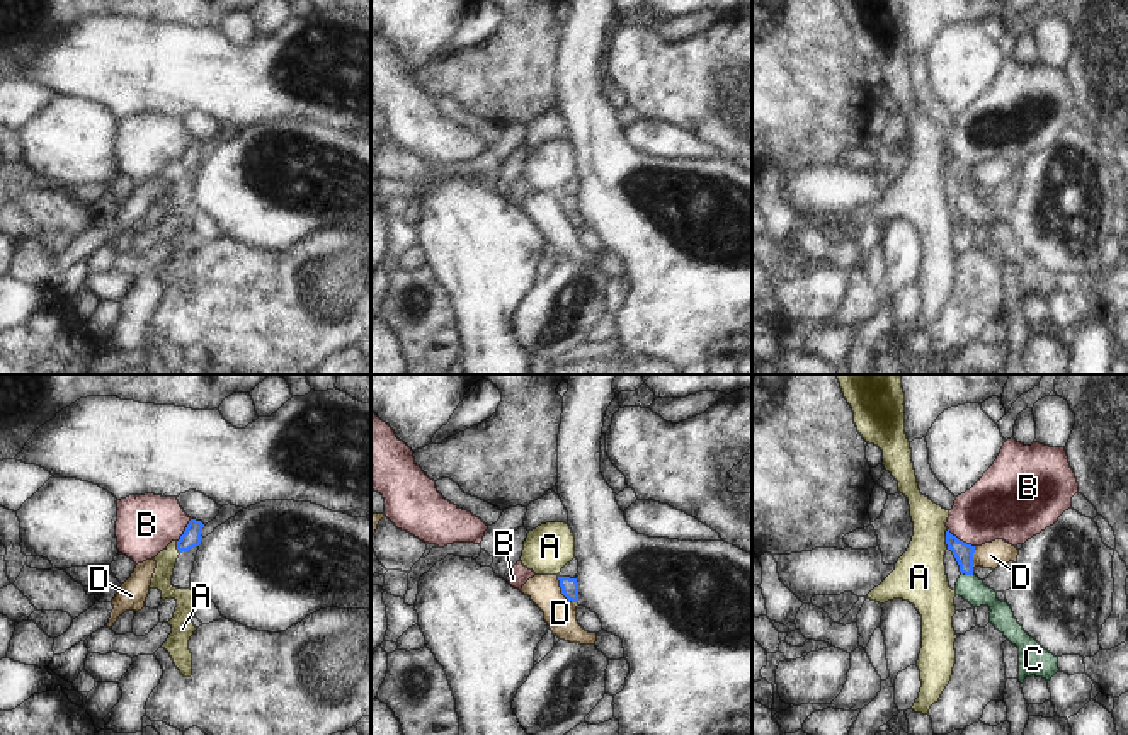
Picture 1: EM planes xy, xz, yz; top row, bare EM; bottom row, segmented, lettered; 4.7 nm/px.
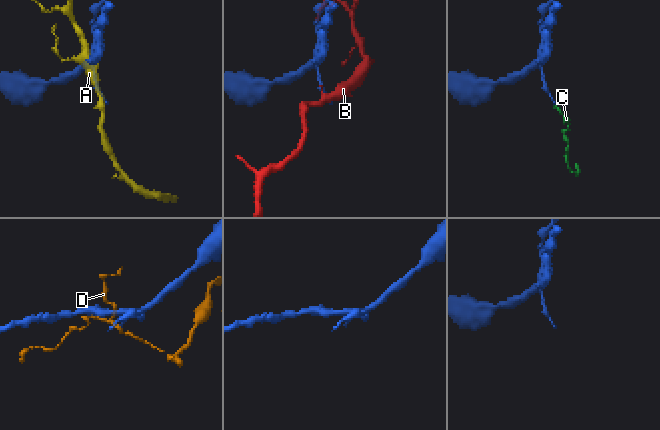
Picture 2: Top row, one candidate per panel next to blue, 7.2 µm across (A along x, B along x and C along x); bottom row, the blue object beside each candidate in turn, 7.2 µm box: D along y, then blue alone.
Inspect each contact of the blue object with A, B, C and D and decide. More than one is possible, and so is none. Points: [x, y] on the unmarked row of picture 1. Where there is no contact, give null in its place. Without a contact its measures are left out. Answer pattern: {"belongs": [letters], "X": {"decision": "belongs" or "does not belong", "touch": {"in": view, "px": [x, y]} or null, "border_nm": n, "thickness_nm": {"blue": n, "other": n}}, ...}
{"belongs": ["C"], "A": {"decision": "does not belong", "touch": {"in": "yz", "px": [946, 159]}, "border_nm": 100, "thickness_nm": {"blue": 90, "other": 260}}, "B": {"decision": "does not belong", "touch": {"in": "yz", "px": [958, 159]}, "border_nm": 160, "thickness_nm": {"blue": 90, "other": 320}}, "C": {"decision": "belongs", "touch": {"in": "yz", "px": [968, 193]}, "border_nm": 60, "thickness_nm": {"blue": 90, "other": 120}}, "D": {"decision": "does not belong", "touch": {"in": "xz", "px": [562, 211]}, "border_nm": 160, "thickness_nm": {"blue": 80, "other": 150}}}

